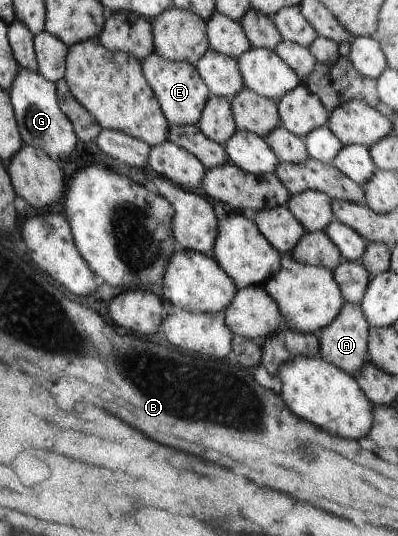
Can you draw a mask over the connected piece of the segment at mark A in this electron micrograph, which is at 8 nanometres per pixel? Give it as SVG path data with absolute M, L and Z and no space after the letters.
M343 303L334 321L318 333L319 356L354 376L369 362L369 329L360 304Z

